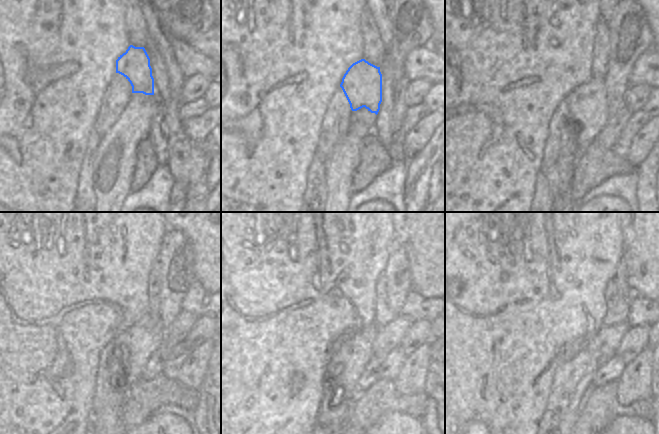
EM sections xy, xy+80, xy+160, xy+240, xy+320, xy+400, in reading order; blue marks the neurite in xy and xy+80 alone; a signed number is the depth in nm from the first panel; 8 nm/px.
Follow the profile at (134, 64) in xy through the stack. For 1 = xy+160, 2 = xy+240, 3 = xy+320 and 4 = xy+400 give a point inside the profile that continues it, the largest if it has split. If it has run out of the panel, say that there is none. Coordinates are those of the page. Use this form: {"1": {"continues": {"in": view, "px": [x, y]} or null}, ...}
{"1": {"continues": {"in": "xy+160", "px": [587, 105]}}, "2": {"continues": {"in": "xy+240", "px": [132, 349]}}, "3": {"continues": {"in": "xy+320", "px": [342, 373]}}, "4": {"continues": {"in": "xy+400", "px": [566, 377]}}}

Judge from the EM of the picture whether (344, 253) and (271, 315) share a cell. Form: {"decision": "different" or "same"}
{"decision": "same"}

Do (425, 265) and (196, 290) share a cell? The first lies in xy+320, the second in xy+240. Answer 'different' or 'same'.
different

